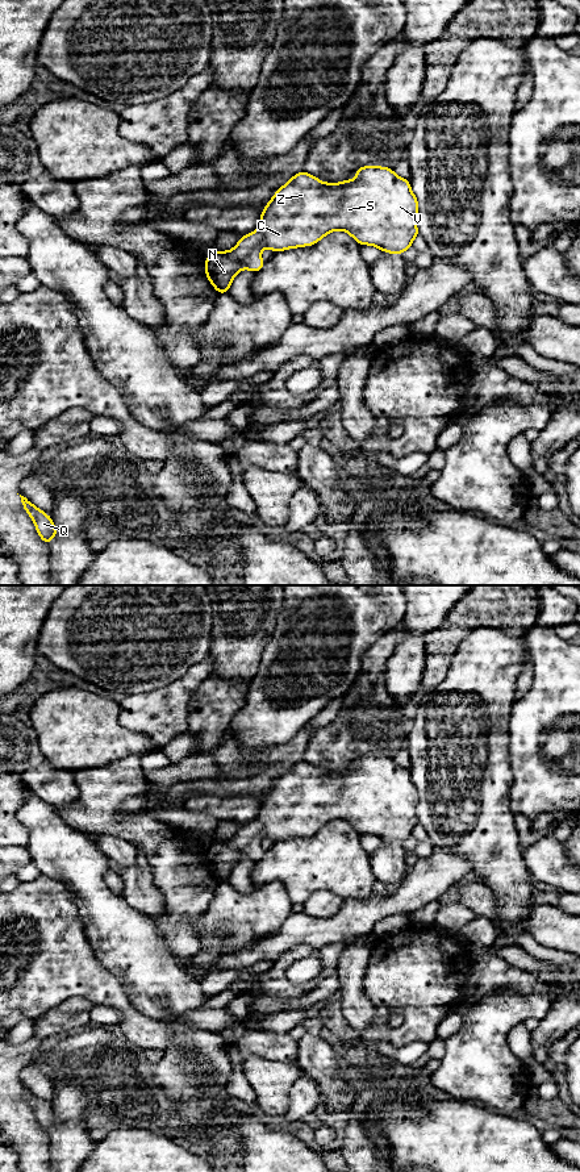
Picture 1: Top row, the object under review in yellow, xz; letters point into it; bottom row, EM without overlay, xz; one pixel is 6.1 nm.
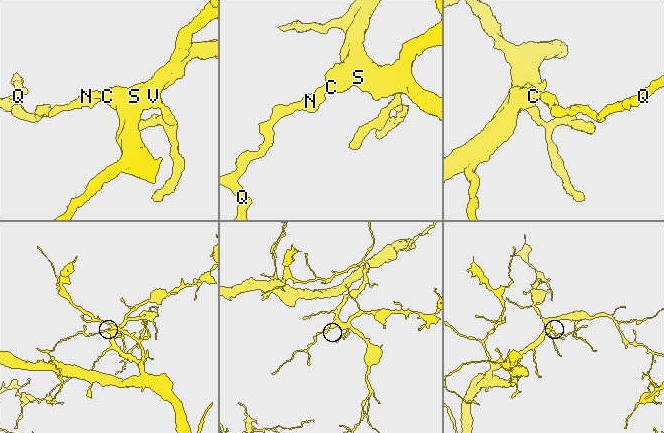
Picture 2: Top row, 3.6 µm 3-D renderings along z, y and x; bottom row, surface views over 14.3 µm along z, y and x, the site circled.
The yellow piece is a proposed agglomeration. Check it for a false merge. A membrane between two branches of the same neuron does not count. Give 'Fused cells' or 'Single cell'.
Single cell

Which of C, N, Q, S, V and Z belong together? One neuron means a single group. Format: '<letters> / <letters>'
C N Q S V Z

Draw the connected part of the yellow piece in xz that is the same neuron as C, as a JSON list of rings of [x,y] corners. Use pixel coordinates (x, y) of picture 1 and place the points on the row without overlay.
[[[364,755],[355,759],[356,769],[322,772],[301,760],[280,776],[260,801],[262,814],[242,825],[234,838],[213,841],[205,848],[205,864],[220,883],[228,883],[234,866],[242,859],[258,862],[264,855],[262,838],[283,841],[313,835],[334,819],[349,822],[360,835],[371,834],[389,843],[402,843],[420,823],[416,814],[418,789],[410,771],[397,766],[389,756]]]

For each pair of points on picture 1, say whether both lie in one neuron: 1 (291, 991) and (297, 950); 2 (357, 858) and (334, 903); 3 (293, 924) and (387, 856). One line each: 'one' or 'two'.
1: one
2: two
3: two

